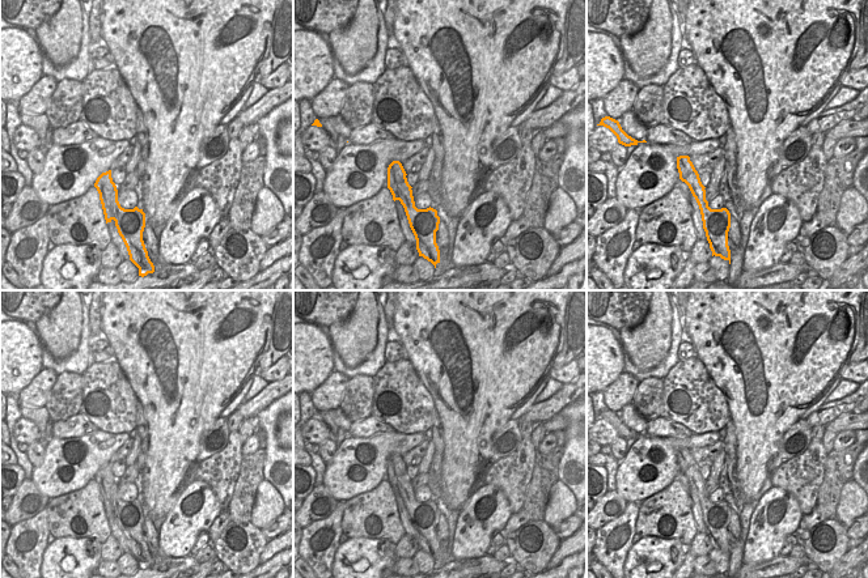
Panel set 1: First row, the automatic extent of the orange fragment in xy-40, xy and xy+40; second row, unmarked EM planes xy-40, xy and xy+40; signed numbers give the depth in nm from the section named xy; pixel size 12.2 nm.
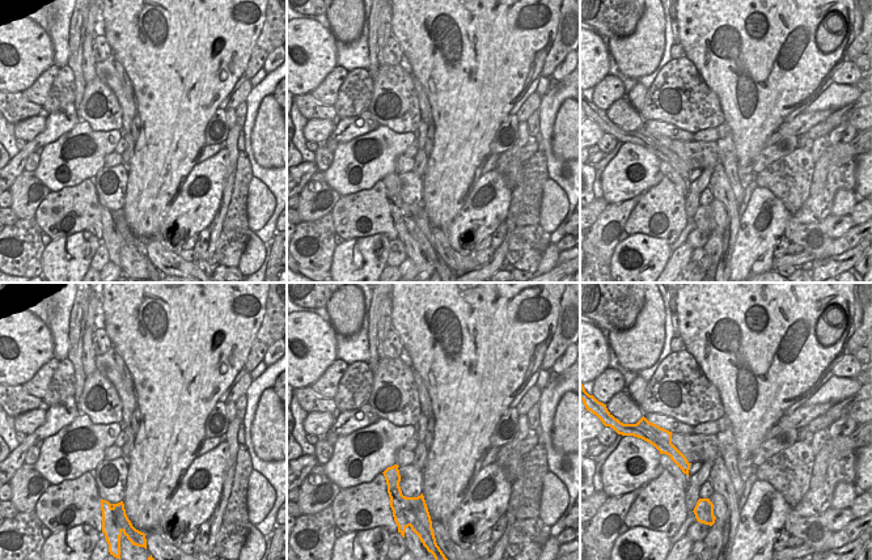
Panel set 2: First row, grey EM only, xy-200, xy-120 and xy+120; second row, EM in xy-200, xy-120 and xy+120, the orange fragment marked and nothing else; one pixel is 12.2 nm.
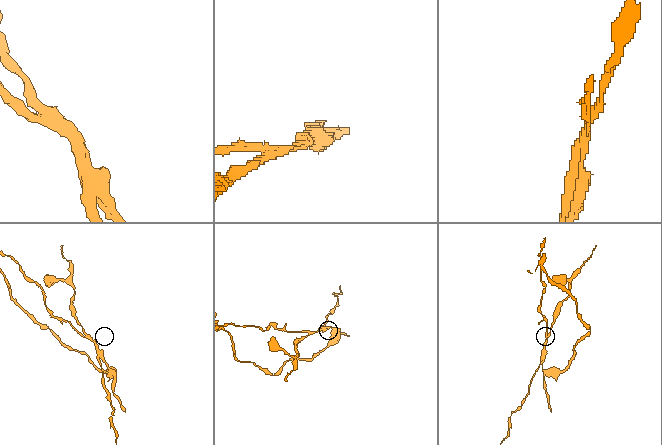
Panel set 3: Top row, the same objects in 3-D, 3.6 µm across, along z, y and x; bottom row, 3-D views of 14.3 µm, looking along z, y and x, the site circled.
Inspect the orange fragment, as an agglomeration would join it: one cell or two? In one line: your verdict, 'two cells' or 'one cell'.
two cells

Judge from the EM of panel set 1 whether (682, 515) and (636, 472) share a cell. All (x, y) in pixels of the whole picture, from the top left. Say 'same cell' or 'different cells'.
different cells

